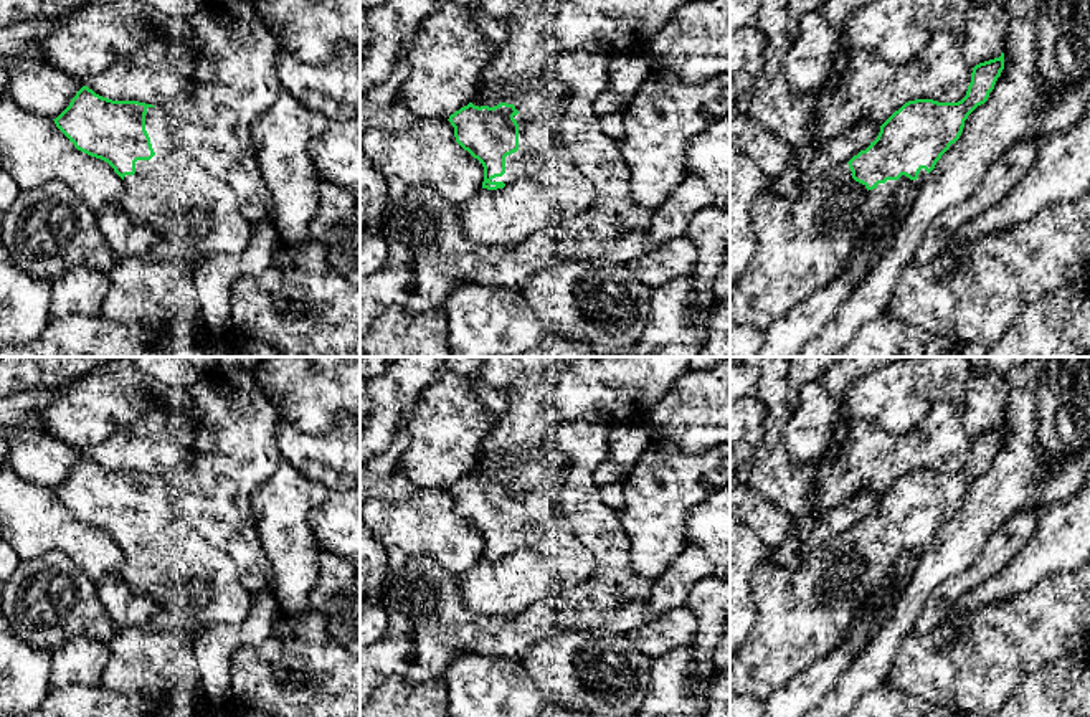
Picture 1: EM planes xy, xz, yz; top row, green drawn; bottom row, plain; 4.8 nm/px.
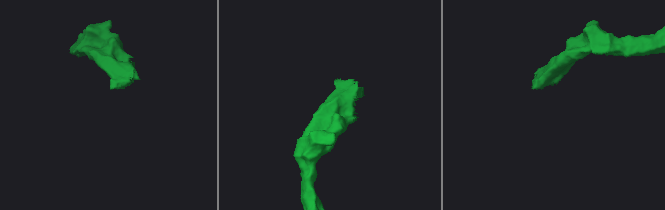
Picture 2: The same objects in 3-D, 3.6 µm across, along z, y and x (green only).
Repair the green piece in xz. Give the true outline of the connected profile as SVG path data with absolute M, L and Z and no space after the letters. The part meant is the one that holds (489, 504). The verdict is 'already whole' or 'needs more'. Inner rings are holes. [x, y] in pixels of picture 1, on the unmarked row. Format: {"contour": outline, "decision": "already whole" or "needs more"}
{"contour": "M550 433L542 436L537 453L530 454L524 463L494 456L482 466L472 469L467 476L451 484L448 491L454 497L456 512L482 534L482 558L497 560L519 548L528 547L542 553L547 563L555 570L562 585L578 586L593 575L595 557L576 540L568 520L560 510L557 492L568 468L568 458L548 444L548 436Z", "decision": "needs more"}

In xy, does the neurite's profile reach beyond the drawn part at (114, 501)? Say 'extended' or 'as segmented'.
extended

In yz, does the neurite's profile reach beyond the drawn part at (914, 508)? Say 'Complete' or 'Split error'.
Split error

